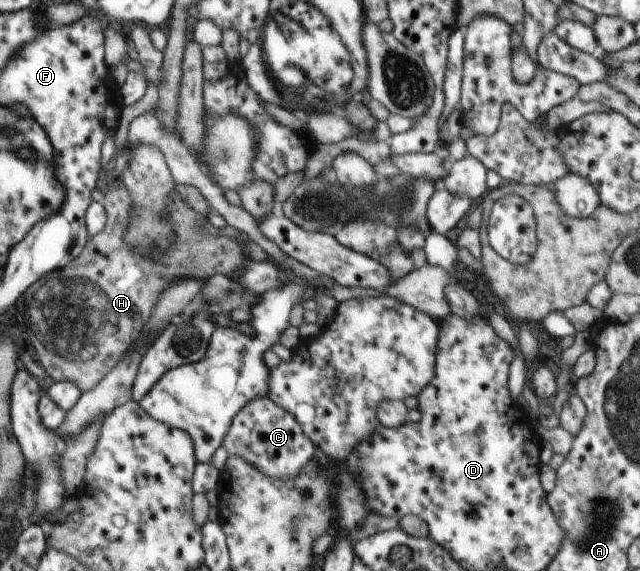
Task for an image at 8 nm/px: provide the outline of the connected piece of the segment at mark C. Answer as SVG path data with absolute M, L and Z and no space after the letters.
M268 396L255 398L239 410L221 445L228 451L228 457L242 457L272 478L296 477L307 464L308 458L314 454L313 442L303 433L300 422Z

